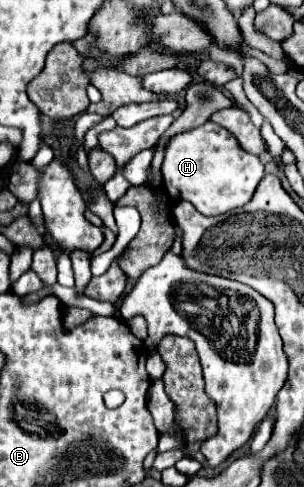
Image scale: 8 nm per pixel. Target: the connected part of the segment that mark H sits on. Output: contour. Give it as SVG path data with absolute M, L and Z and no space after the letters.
M206 121L188 133L176 135L168 147L162 163L164 187L172 199L190 201L202 215L214 217L248 203L264 177L264 165L256 155L240 149L238 141L216 123Z

